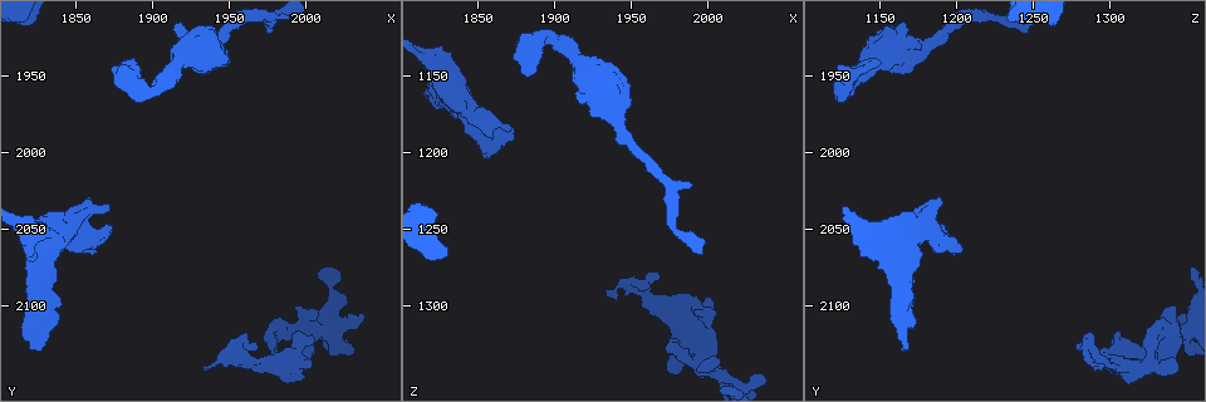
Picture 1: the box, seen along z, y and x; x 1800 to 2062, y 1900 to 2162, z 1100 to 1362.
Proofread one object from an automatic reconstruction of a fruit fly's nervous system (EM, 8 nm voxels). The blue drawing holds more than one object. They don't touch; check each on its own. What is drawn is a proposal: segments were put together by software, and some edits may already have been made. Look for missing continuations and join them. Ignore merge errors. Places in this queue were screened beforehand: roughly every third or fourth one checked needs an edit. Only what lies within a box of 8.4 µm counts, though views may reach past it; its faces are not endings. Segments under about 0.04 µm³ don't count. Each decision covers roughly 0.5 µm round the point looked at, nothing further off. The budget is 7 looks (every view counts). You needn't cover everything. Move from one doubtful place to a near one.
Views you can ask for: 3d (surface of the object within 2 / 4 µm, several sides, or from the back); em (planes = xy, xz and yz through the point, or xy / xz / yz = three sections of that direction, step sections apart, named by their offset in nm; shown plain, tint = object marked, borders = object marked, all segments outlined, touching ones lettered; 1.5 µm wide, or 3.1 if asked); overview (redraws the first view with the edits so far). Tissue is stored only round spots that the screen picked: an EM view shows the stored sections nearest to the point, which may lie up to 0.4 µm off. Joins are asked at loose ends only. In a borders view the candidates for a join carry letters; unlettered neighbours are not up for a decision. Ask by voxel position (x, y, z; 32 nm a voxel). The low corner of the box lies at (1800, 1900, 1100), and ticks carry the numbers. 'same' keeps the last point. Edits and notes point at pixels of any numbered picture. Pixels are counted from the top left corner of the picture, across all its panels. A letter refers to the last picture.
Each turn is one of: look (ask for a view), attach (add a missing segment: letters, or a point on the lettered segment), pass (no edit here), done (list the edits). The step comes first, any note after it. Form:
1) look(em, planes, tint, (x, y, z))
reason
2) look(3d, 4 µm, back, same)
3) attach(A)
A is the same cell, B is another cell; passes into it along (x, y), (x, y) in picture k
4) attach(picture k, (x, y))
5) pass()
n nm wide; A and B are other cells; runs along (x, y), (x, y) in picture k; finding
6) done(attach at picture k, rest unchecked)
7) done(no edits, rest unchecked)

look(3d, 4 µm, (1870, 2038, 1184))
branch stops here

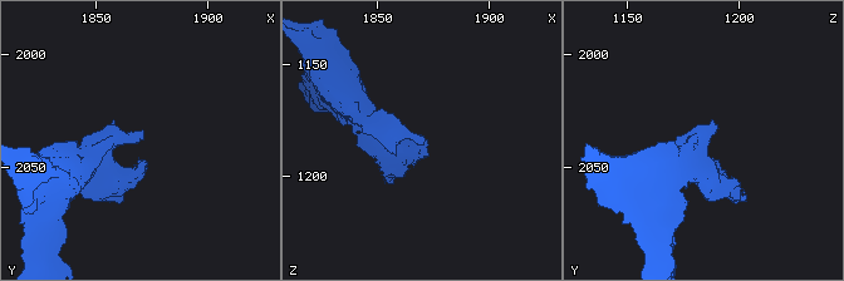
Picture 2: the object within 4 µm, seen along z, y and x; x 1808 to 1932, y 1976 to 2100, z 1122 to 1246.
look(em, yz, step 8, tint, (1871, 2037, 1185))
shape alone is not enough

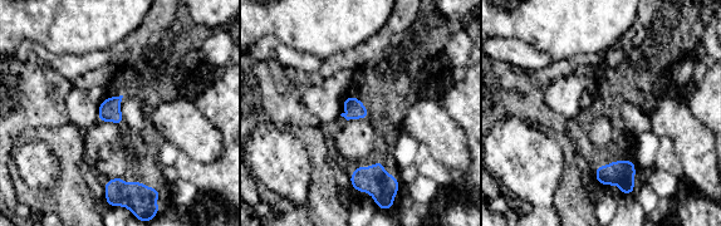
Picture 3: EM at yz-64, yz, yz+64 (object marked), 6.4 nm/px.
look(em, planes, borders, same)

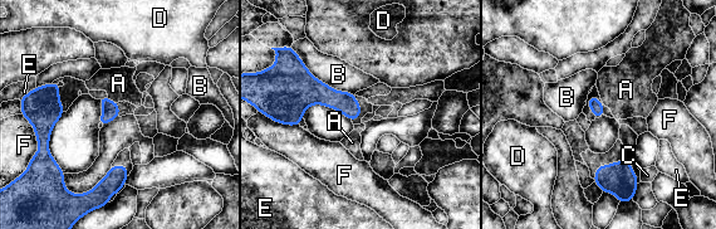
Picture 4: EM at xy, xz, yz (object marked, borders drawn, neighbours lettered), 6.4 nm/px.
attach(A)
A is the same cell, B, C, D, E and F are other cells; the neuron continues

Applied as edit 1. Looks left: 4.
look(overview)

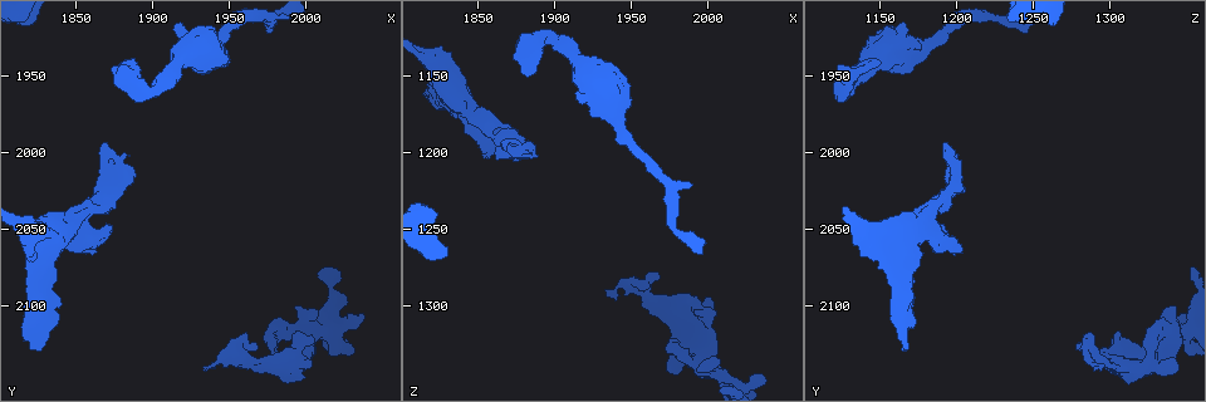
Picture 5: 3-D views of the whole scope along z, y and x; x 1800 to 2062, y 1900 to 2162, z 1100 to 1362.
look(3d, 2 µm, (2038, 2108, 1348))
an open end

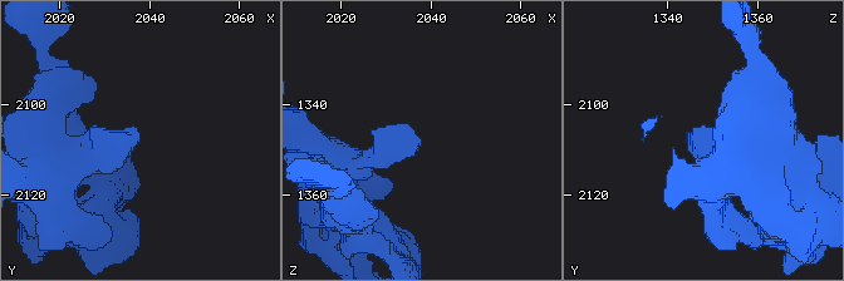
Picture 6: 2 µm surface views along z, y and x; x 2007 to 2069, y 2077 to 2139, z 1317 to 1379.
look(em, xy, step 8, borders, (2037, 2106, 1349))

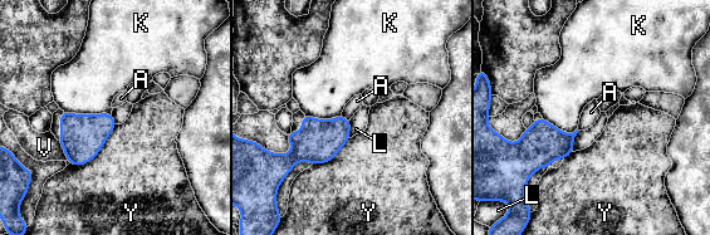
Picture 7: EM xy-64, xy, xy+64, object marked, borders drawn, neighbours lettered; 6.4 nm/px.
pass()
A, K, L, V and Y are other cells; border along (578, 131), (572, 151) in picture 7; no lettered segment goes on from it

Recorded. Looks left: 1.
done(attach at picture 4, rest unchecked)

